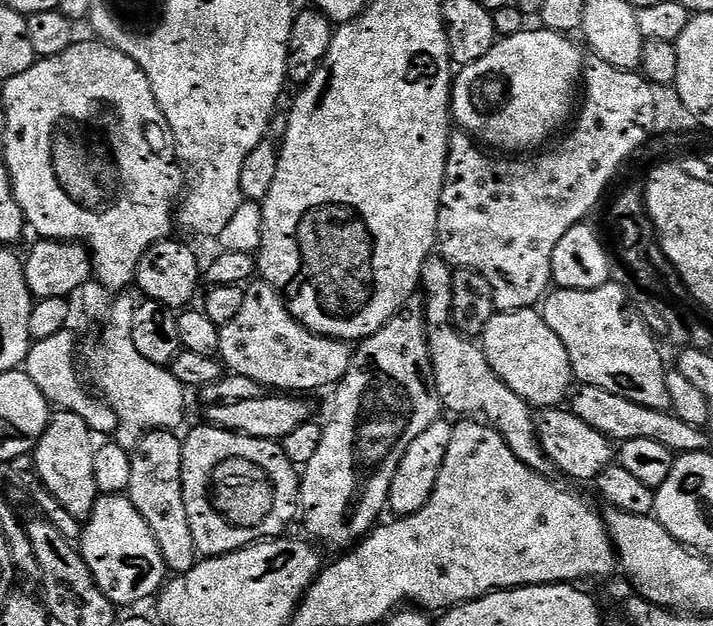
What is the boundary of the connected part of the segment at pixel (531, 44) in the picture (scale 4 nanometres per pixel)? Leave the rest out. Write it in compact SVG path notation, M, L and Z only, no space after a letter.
M525 30L497 39L490 54L478 58L478 62L463 65L455 73L452 81L452 120L489 149L505 148L508 154L539 149L543 145L540 143L550 139L564 123L567 125L573 115L572 99L578 96L585 57L580 56L579 50L568 41L571 39L565 33L539 31Z

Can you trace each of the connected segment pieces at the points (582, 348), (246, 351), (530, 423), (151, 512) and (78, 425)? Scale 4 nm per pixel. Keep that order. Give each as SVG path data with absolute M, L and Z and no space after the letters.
M609 282L595 288L594 290L570 290L569 288L556 288L549 291L548 295L542 301L542 315L546 326L550 326L550 330L554 330L554 334L558 334L558 338L562 338L562 346L566 346L566 354L570 354L570 366L572 367L572 375L580 384L589 384L590 386L598 386L602 390L610 390L610 394L618 394L618 398L626 398L630 402L638 402L638 406L646 406L650 410L658 410L659 412L666 412L671 409L670 390L666 390L666 378L668 372L664 368L664 360L660 357L661 345L658 343L655 336L648 331L648 325L644 323L643 319L632 317L633 309L630 307L630 296L624 293L624 288L615 282Z
M256 278L244 288L242 306L234 322L230 322L220 330L220 355L223 367L231 375L253 379L267 390L275 390L280 394L308 394L319 388L335 389L340 379L350 370L352 353L351 343L342 340L331 340L328 336L319 336L299 324L290 314L283 296L262 279Z
M439 254L429 256L426 263L422 266L420 275L419 291L424 292L424 304L422 311L424 313L424 331L428 342L428 359L432 362L432 380L436 384L436 393L440 396L441 405L452 412L457 412L460 418L480 418L483 417L487 423L496 429L497 434L514 450L514 454L530 470L541 474L548 474L553 471L551 462L547 454L542 450L540 439L536 433L536 418L532 405L527 404L490 366L490 362L484 356L484 349L479 343L465 338L458 331L455 324L452 323L452 274L453 267L444 261L444 257Z
M175 431L150 432L140 439L140 445L131 453L130 484L126 495L132 504L146 518L146 526L162 550L164 567L169 573L189 572L198 563L198 553L194 546L194 534L190 534L190 518L186 518L182 466L184 446Z
M57 411L48 421L48 428L42 434L42 438L36 444L34 463L36 473L40 475L40 481L62 502L62 506L74 518L81 522L87 522L96 505L98 495L94 478L94 456L97 445L94 441L94 433L78 418L78 414Z

